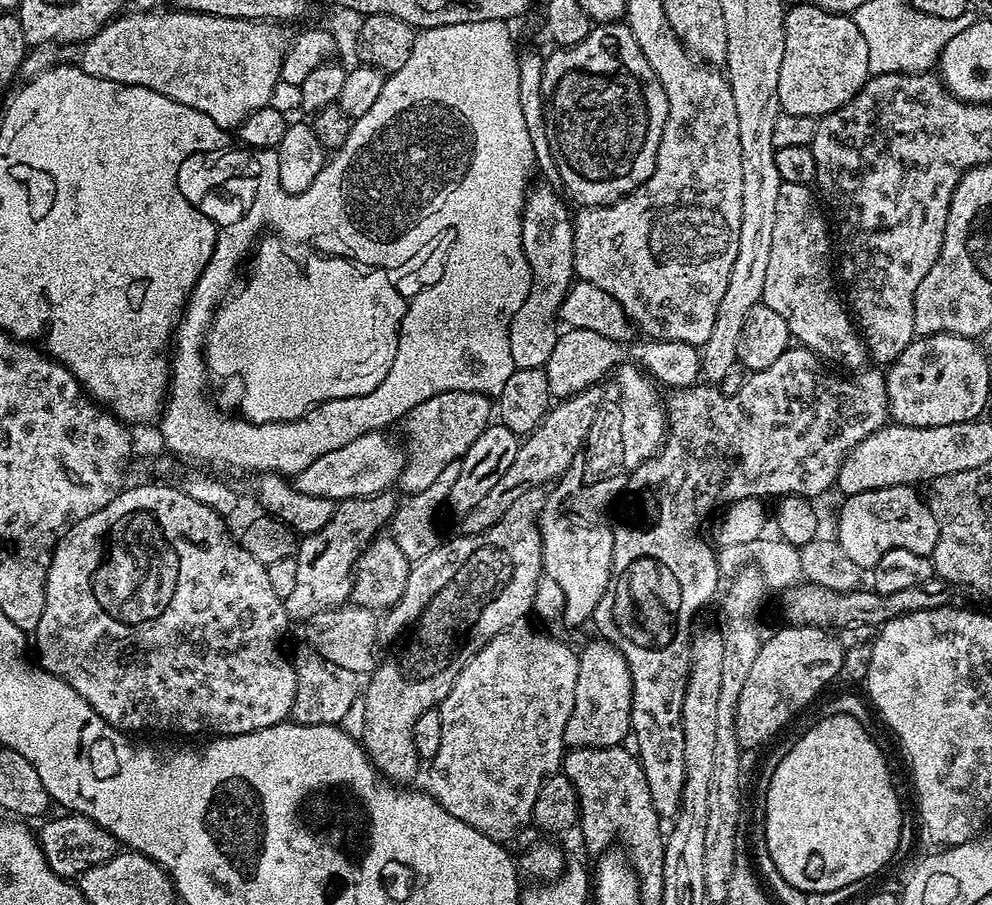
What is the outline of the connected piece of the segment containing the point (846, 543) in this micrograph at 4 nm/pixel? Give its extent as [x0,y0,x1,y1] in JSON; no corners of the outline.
[834,484,938,570]

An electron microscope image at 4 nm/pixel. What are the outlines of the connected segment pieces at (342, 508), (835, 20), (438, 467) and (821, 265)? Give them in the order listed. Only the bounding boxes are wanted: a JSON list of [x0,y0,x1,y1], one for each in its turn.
[[284,490,398,622],[778,2,871,118],[398,390,494,494],[762,183,869,370]]

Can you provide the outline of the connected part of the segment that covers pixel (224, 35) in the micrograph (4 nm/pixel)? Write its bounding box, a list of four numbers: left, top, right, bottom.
[78,10,290,130]

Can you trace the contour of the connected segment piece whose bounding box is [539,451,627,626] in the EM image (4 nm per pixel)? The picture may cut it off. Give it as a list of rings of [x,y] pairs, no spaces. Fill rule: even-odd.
[[[581,451],[549,491],[546,506],[539,516],[542,570],[561,587],[564,598],[563,623],[570,626],[578,626],[591,619],[608,585],[613,556],[613,527],[611,523],[608,524],[606,512],[627,489],[625,473],[596,476],[585,483],[585,472],[585,456]]]

